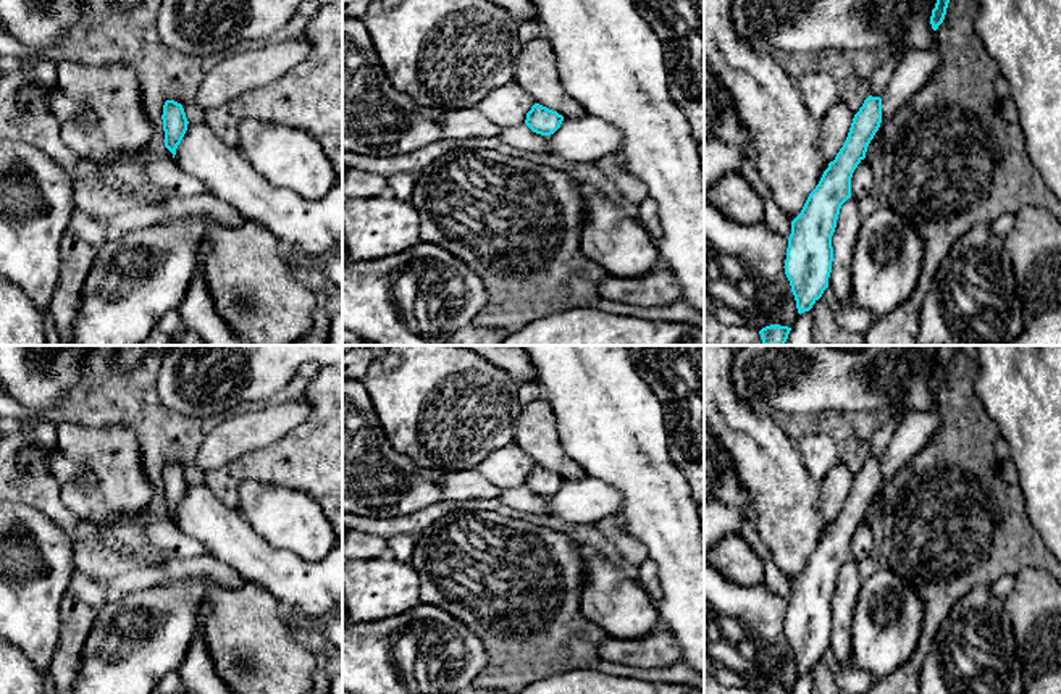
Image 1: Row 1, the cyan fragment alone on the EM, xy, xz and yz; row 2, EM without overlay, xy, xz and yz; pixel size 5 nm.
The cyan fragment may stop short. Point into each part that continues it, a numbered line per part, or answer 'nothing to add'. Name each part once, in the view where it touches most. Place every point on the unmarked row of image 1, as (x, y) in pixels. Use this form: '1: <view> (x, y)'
nothing to add

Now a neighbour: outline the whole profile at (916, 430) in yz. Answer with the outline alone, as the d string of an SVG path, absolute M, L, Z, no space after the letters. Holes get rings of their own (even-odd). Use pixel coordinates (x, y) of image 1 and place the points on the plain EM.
M914 410L904 413L882 457L882 484L869 505L867 513L879 507L882 487L932 441L938 424L938 410Z

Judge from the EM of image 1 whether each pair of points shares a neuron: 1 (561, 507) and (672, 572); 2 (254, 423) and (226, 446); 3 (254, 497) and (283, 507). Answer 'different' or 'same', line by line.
1: different
2: same
3: same

